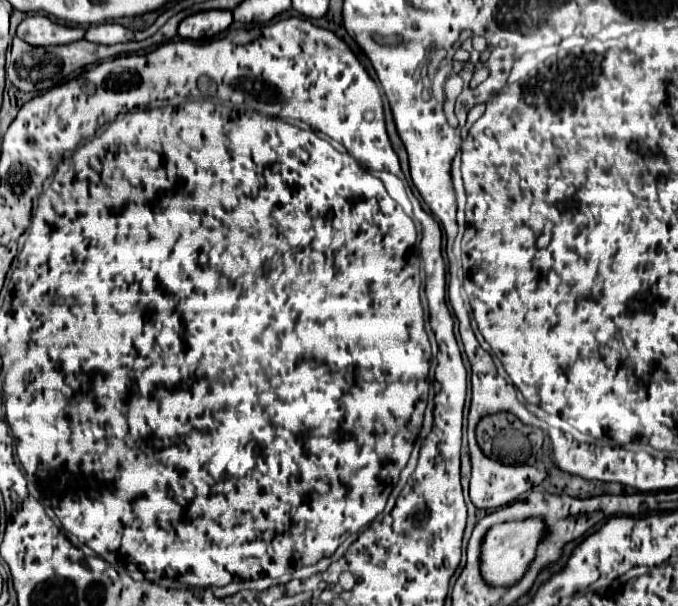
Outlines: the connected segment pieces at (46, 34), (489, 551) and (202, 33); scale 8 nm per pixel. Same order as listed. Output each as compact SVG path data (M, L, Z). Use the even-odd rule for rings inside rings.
M31 15L23 19L17 27L17 37L29 45L47 47L47 45L65 45L69 41L79 41L85 35L81 27L67 27L53 23L43 15Z
M525 517L517 521L505 521L499 525L489 527L481 541L481 577L489 587L503 587L507 589L509 585L517 585L523 575L527 573L529 565L537 557L537 547L539 543L547 537L545 521L541 517Z
M211 9L211 11L199 11L195 15L189 15L179 25L179 35L183 39L209 39L217 33L223 33L233 23L233 17L229 11Z

